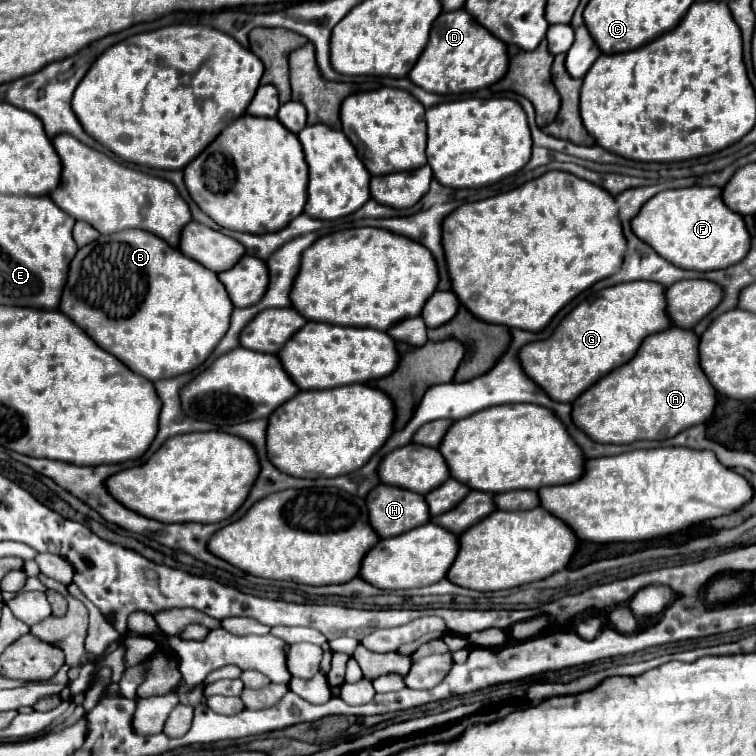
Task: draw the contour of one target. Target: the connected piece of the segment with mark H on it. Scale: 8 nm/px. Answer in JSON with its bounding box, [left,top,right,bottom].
[367,485,431,539]

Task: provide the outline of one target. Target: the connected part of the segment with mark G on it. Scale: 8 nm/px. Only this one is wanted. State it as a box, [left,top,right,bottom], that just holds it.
[521,281,673,403]

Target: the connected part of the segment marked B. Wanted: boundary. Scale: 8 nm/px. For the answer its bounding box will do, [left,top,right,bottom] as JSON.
[59,231,233,383]

